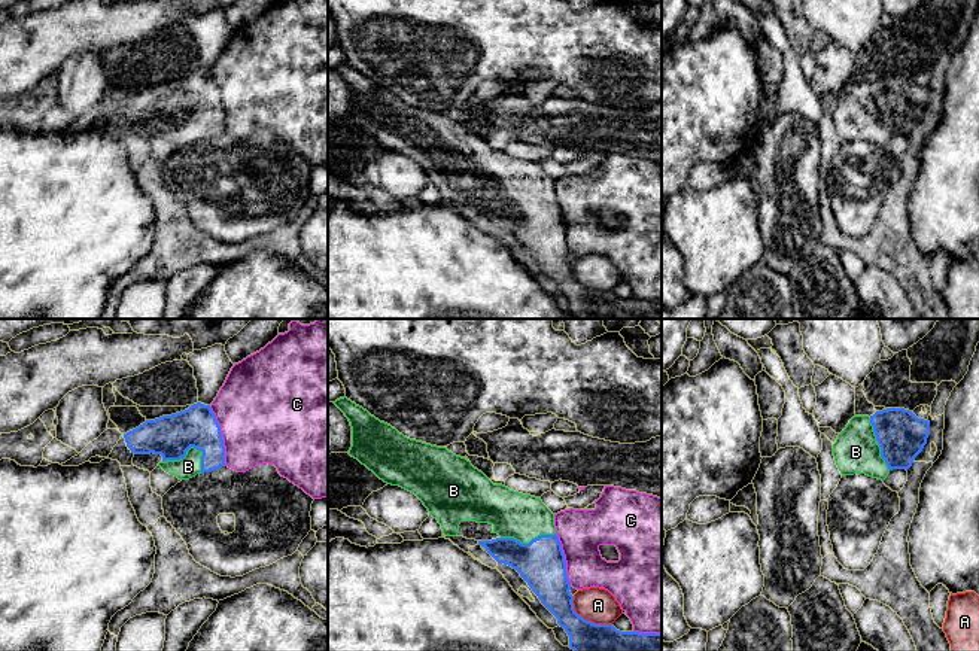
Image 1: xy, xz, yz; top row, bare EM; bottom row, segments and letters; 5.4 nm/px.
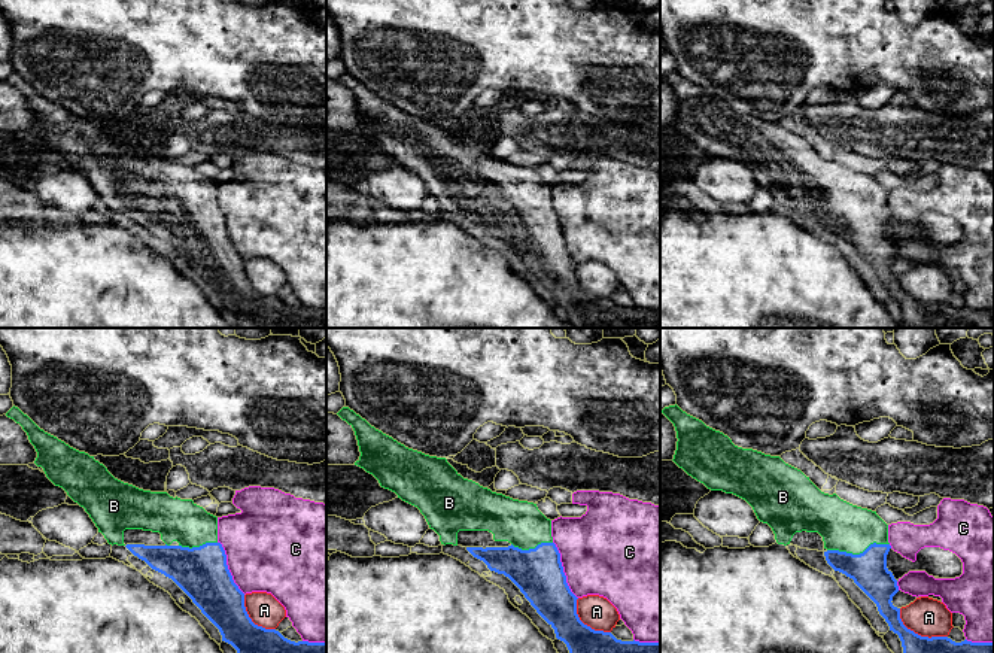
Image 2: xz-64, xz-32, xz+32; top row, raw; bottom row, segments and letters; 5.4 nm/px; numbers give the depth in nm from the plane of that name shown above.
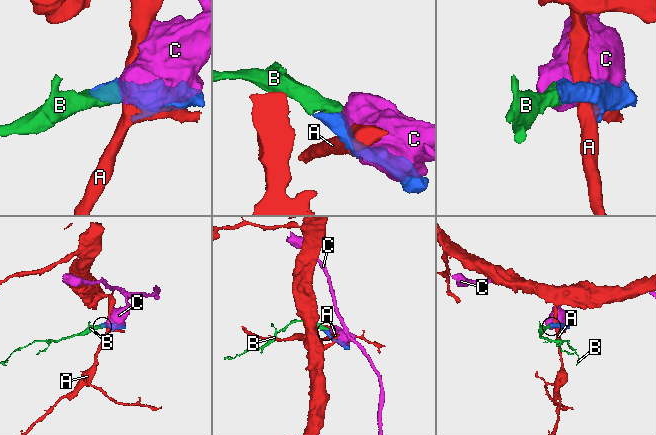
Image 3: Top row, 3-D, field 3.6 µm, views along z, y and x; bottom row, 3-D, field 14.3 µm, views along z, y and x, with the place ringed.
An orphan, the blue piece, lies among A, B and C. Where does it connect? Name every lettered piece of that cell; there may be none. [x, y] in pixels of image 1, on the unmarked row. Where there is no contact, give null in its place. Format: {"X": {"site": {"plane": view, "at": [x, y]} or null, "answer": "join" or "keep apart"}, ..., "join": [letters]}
{"A": {"site": {"plane": "xz", "at": [586, 286]}, "answer": "keep apart"}, "B": {"site": {"plane": "xy", "at": [184, 122]}, "answer": "join"}, "C": {"site": {"plane": "xy", "at": [221, 102]}, "answer": "keep apart"}, "join": ["B"]}

